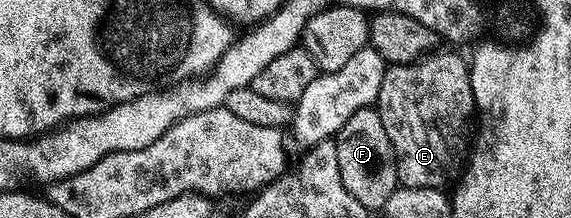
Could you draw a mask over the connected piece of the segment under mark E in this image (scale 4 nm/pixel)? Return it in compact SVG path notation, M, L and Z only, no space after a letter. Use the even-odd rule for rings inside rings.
M444 48L437 49L435 52L429 52L423 58L417 58L415 62L407 62L401 66L392 64L387 67L382 76L382 88L378 99L378 109L382 116L382 124L386 124L386 136L390 136L390 144L396 153L396 180L400 186L409 186L410 188L434 188L435 190L447 187L459 179L470 153L470 139L474 134L474 115L477 113L474 92L472 91L472 72L469 63L460 54L455 54L455 49Z

